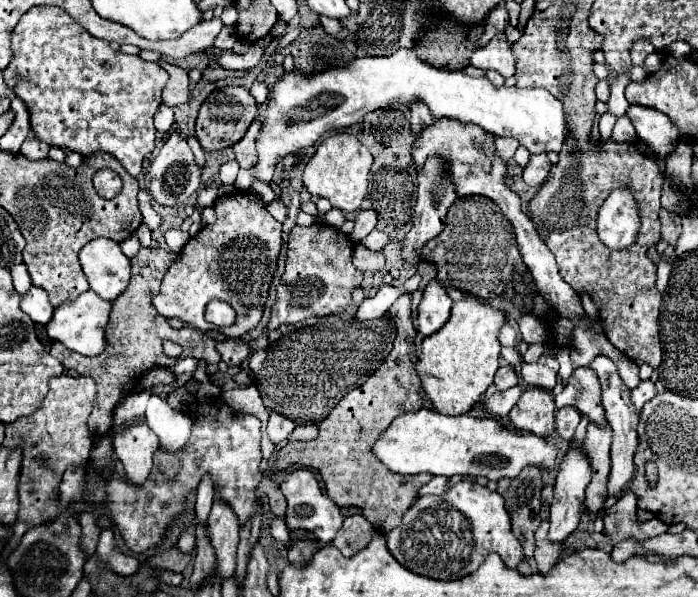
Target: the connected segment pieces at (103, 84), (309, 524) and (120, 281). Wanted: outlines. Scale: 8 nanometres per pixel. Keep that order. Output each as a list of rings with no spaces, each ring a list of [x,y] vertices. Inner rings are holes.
[[[36,6],[26,12],[12,32],[12,48],[14,58],[4,70],[4,80],[8,88],[26,102],[36,138],[82,156],[90,156],[98,150],[110,152],[128,174],[136,178],[142,170],[144,156],[156,148],[154,114],[162,104],[162,88],[168,82],[166,70],[162,70],[158,62],[146,62],[140,56],[112,50],[106,40],[90,36],[80,22],[58,6]]]
[[[298,468],[298,470],[290,472],[290,474],[286,474],[280,488],[282,488],[282,494],[288,500],[284,520],[286,520],[286,526],[288,526],[290,532],[294,532],[294,530],[310,530],[310,532],[314,532],[314,536],[320,542],[330,542],[336,536],[336,532],[342,526],[344,518],[340,514],[340,508],[334,502],[330,502],[330,498],[322,492],[318,480],[314,478],[314,474],[310,470]]]
[[[98,238],[80,250],[82,272],[90,288],[112,302],[122,294],[130,280],[130,260],[122,254],[120,244],[110,238]]]

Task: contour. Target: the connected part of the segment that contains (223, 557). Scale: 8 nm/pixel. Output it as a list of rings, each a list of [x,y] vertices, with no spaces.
[[[214,500],[212,512],[206,524],[210,544],[216,552],[218,574],[222,578],[232,578],[236,568],[236,546],[238,546],[238,522],[232,514],[232,508],[222,500]]]

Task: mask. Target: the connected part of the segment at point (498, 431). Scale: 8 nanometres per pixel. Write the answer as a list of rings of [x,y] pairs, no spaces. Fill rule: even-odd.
[[[420,408],[412,414],[400,416],[382,432],[378,444],[374,444],[374,456],[382,460],[392,472],[398,474],[420,474],[430,472],[436,476],[486,476],[488,480],[498,482],[500,478],[514,478],[522,472],[526,466],[534,466],[540,470],[554,470],[558,466],[558,446],[546,438],[540,438],[536,434],[522,434],[516,430],[510,430],[502,424],[498,424],[494,418],[480,418],[472,414],[462,416],[444,416],[434,410]]]

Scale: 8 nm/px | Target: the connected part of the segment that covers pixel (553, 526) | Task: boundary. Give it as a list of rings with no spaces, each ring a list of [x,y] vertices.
[[[570,448],[560,464],[558,478],[554,484],[554,500],[550,504],[550,532],[548,538],[552,542],[564,542],[578,526],[580,514],[582,514],[582,502],[584,502],[584,492],[590,482],[590,464],[586,460],[586,454],[582,448]]]

